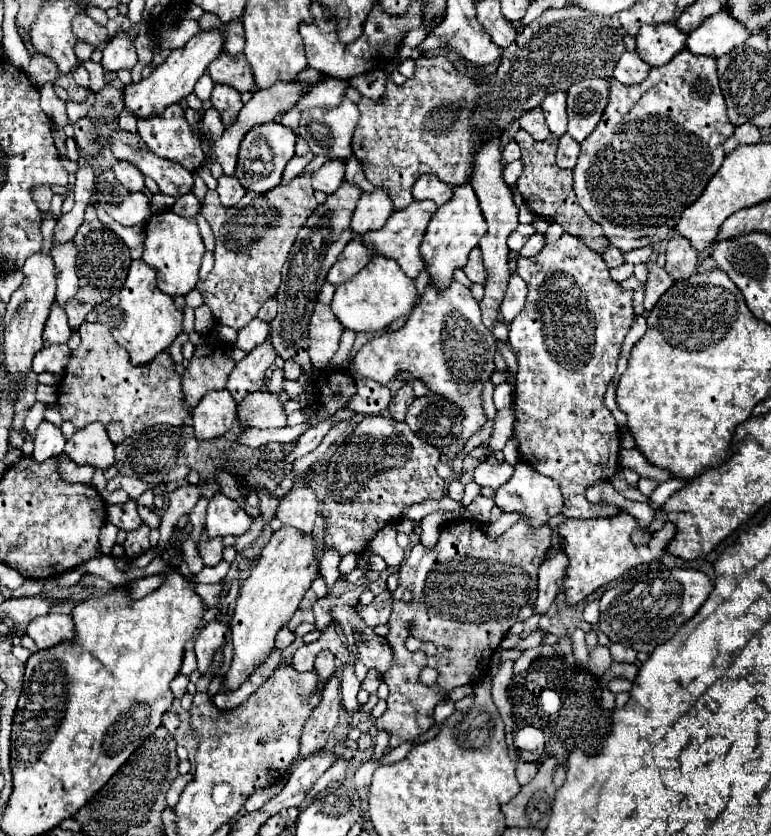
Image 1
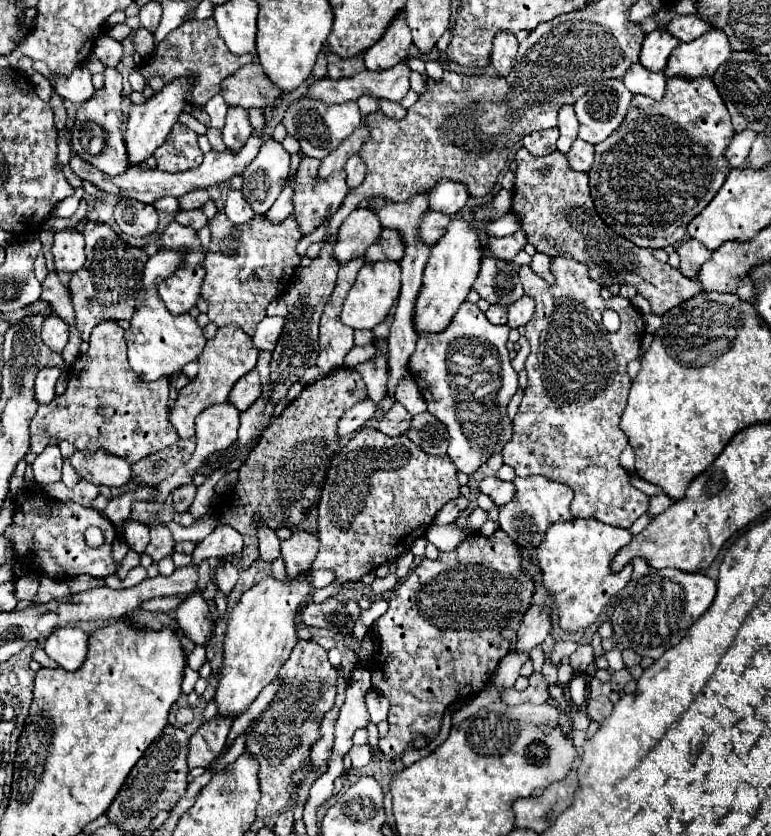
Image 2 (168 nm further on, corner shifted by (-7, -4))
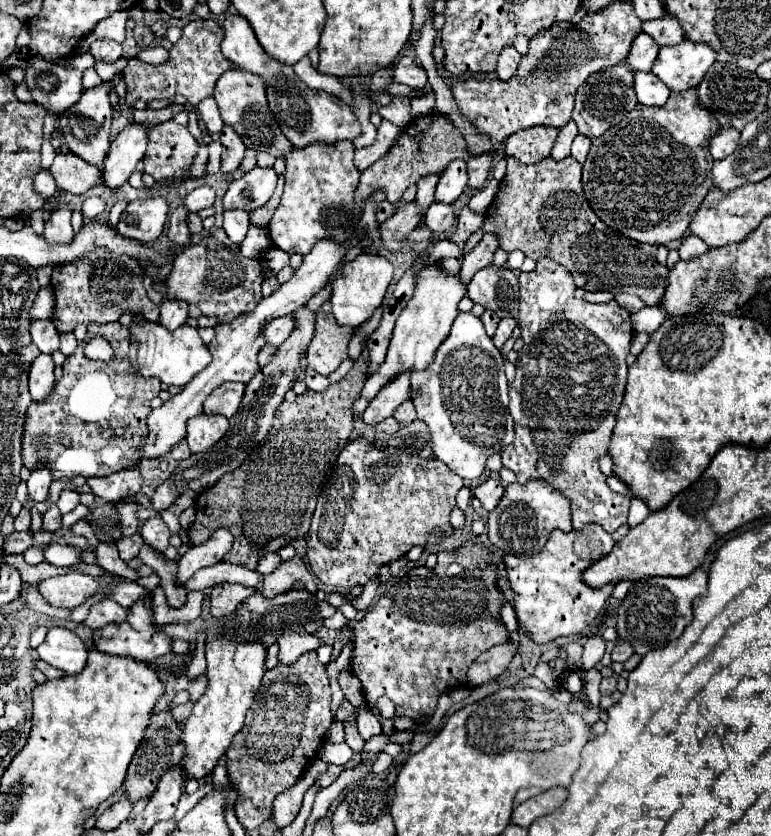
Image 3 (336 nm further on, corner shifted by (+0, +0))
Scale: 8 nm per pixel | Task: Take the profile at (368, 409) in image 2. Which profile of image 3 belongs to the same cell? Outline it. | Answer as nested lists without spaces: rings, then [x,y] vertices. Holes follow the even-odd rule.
[[[440,261],[426,265],[418,271],[414,295],[408,299],[406,307],[402,309],[400,317],[396,319],[396,327],[394,327],[394,333],[390,339],[386,361],[372,377],[368,377],[360,397],[352,405],[354,415],[362,415],[364,409],[368,407],[368,403],[372,401],[372,397],[376,397],[376,393],[380,391],[380,387],[386,381],[390,381],[396,373],[412,371],[412,369],[426,369],[426,365],[432,361],[432,353],[436,353],[436,349],[440,347],[444,337],[448,337],[452,321],[458,315],[458,303],[462,297],[466,297],[466,287],[464,287],[460,275],[448,273],[440,265]]]

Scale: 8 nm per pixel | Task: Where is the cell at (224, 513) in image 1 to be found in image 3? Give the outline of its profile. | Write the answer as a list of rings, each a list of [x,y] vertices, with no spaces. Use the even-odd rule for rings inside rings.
[[[216,529],[208,541],[192,545],[178,561],[178,583],[186,583],[200,567],[222,561],[232,549],[232,541],[234,537],[228,529]]]

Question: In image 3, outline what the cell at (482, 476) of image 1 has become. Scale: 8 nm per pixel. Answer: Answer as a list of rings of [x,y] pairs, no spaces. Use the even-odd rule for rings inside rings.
[[[486,479],[484,483],[480,483],[476,489],[474,489],[474,497],[476,499],[480,499],[480,503],[482,503],[482,507],[486,509],[486,511],[494,511],[494,507],[498,505],[498,501],[502,499],[502,495],[504,495],[504,487],[502,487],[502,483],[498,481],[498,479]]]

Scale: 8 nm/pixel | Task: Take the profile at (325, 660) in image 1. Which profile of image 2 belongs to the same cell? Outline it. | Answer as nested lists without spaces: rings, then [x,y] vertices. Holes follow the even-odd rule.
[[[299,641],[283,669],[279,669],[277,679],[279,689],[275,693],[275,703],[261,713],[245,737],[245,751],[259,763],[261,801],[257,805],[257,817],[271,817],[287,807],[295,791],[293,773],[309,763],[309,751],[321,737],[319,727],[323,715],[335,703],[337,669],[329,663],[327,651],[315,641]],[[287,685],[291,685],[289,691],[285,691]]]

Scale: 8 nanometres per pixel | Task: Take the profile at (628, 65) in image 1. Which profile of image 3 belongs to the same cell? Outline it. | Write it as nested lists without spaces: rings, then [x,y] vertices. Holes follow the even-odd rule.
[[[634,71],[634,91],[638,101],[644,105],[664,105],[670,95],[670,89],[652,71]]]

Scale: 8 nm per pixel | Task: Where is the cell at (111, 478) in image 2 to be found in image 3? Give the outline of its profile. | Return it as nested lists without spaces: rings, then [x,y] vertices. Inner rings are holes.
[[[124,469],[108,477],[90,477],[88,485],[92,487],[92,493],[96,497],[116,503],[116,501],[134,497],[142,487],[142,477],[138,469]]]

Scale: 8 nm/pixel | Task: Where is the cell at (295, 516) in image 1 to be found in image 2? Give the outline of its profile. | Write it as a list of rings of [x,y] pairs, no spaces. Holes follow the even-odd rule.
[[[307,531],[293,533],[291,539],[281,543],[281,557],[285,561],[285,571],[287,577],[293,579],[295,575],[309,571],[311,563],[319,551],[319,541],[315,535]]]

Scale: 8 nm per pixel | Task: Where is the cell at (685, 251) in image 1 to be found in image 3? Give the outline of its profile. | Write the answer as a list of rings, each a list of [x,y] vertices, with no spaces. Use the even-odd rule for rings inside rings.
[[[686,235],[678,247],[678,253],[680,253],[680,259],[682,261],[690,261],[694,257],[700,257],[702,253],[706,253],[710,247],[696,235]]]

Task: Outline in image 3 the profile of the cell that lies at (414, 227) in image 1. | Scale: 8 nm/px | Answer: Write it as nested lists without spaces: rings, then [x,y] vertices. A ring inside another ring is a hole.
[[[434,203],[434,205],[428,209],[424,223],[426,223],[426,227],[432,229],[434,233],[444,233],[444,231],[452,229],[452,225],[454,225],[454,211],[452,211],[452,205]]]

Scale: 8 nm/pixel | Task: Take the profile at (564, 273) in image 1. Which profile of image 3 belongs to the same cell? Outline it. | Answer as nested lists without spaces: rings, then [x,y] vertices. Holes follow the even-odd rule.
[[[542,257],[536,269],[520,273],[520,311],[518,325],[522,329],[524,347],[518,351],[516,379],[510,383],[510,415],[514,419],[516,437],[502,455],[502,465],[516,473],[518,483],[532,477],[544,477],[554,489],[568,495],[572,503],[572,527],[598,523],[614,533],[628,519],[630,499],[610,491],[606,475],[600,471],[600,457],[608,453],[610,435],[616,423],[624,387],[626,387],[626,355],[630,353],[632,323],[622,317],[622,307],[613,299],[604,305],[588,303],[574,297],[572,273],[556,261]]]

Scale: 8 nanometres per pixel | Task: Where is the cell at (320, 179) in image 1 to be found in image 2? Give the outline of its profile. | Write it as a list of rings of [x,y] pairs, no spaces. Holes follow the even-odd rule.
[[[303,155],[299,168],[295,173],[295,193],[293,193],[295,211],[293,211],[293,217],[299,223],[299,231],[303,235],[309,235],[319,225],[323,225],[343,205],[343,199],[349,193],[349,187],[345,183],[345,179],[347,179],[345,171],[341,169],[341,171],[331,173],[327,179],[319,179],[317,171],[319,171],[320,164],[320,160]]]

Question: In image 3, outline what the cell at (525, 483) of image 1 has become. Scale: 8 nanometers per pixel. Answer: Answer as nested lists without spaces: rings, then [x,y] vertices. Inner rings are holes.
[[[532,479],[524,485],[514,483],[506,487],[504,497],[500,499],[498,507],[490,513],[486,525],[488,525],[488,537],[498,549],[518,557],[532,557],[544,547],[546,539],[554,529],[562,529],[562,531],[572,529],[570,501],[564,493],[556,491],[544,479]]]

